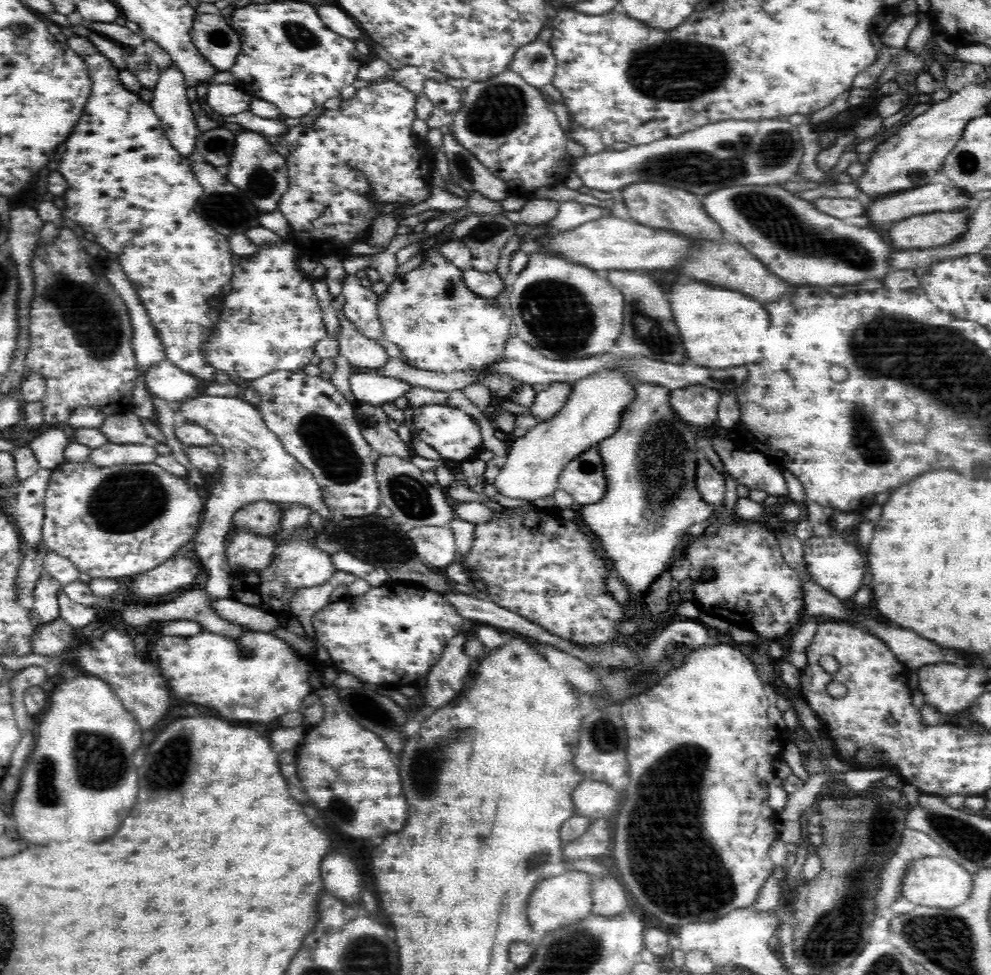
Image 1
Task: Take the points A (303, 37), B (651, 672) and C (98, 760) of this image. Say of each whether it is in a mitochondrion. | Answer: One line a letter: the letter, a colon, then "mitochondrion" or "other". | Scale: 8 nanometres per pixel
A: mitochondrion
B: mitochondrion
C: mitochondrion

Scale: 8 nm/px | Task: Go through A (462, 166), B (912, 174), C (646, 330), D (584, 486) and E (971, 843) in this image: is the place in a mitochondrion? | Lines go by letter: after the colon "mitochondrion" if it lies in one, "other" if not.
A: mitochondrion
B: other
C: mitochondrion
D: other
E: mitochondrion

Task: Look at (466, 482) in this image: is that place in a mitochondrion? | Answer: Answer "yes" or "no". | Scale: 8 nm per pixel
no

